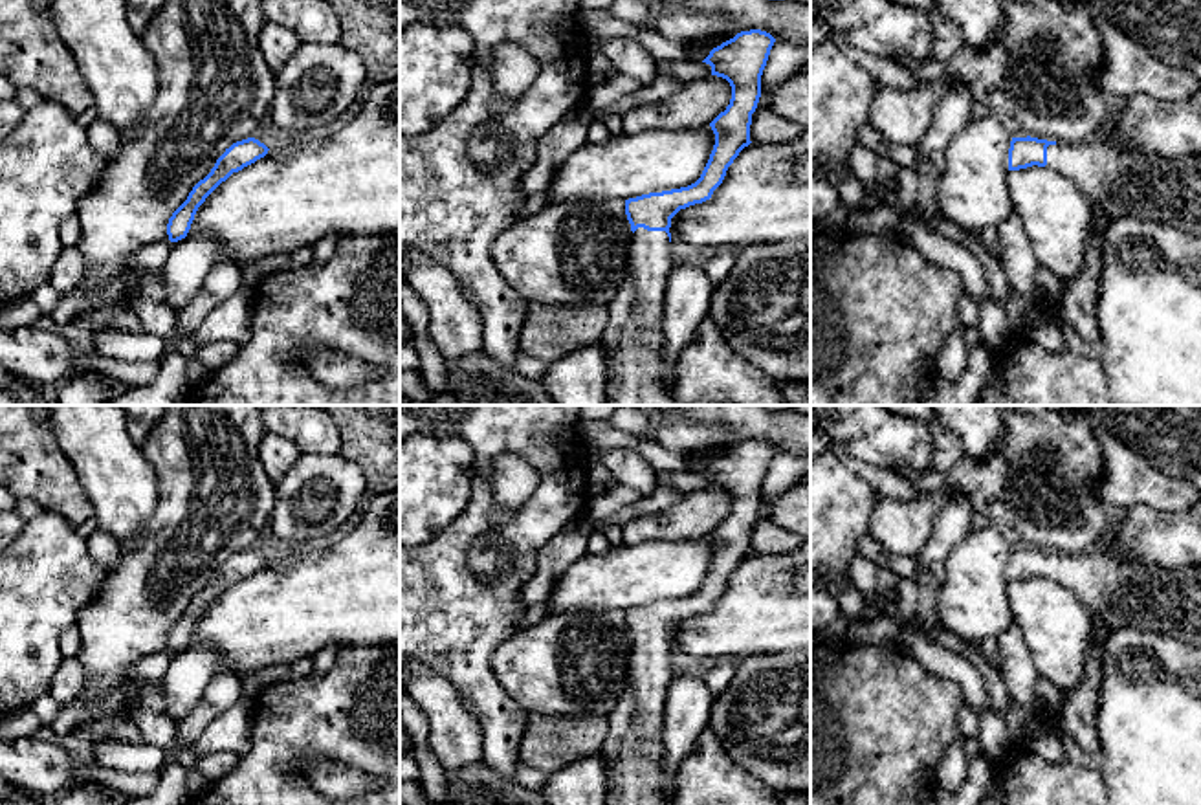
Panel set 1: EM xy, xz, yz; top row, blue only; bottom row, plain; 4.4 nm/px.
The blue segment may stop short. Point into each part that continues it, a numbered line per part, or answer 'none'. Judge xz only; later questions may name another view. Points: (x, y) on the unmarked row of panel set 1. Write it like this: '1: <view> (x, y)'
1: xz (633, 750)

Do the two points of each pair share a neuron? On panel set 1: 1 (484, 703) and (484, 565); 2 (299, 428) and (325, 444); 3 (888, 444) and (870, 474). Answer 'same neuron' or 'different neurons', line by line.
1: different neurons
2: same neuron
3: different neurons

